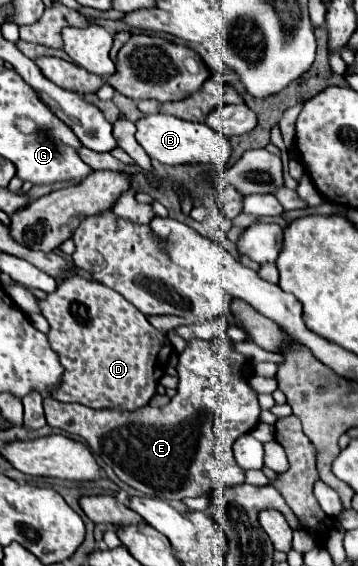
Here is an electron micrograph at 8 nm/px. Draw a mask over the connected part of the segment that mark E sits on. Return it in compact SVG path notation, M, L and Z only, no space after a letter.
M224 333L224 339L212 339L210 343L208 341L202 341L202 339L192 339L188 343L188 347L180 353L180 365L178 365L178 377L180 377L180 385L178 385L178 393L172 397L172 401L166 405L166 407L138 407L134 411L126 411L126 409L92 409L92 407L86 407L86 405L80 405L80 403L62 403L62 401L56 401L56 399L44 399L44 413L46 413L46 421L50 427L58 427L58 429L64 429L72 435L78 435L82 437L84 441L90 441L90 447L94 451L94 455L106 463L108 467L114 469L114 473L124 481L128 483L130 487L138 489L140 493L148 495L148 497L160 497L160 499L186 499L186 497L200 497L200 495L208 495L212 489L220 489L220 487L230 487L230 485L238 485L238 483L244 483L244 473L242 469L236 465L234 457L232 457L232 445L236 441L236 437L248 433L252 427L256 427L258 423L258 417L260 417L260 403L258 403L258 395L254 393L250 387L248 387L248 379L253 375L252 367L248 364L248 360L240 353L233 350L232 341L230 337Z

